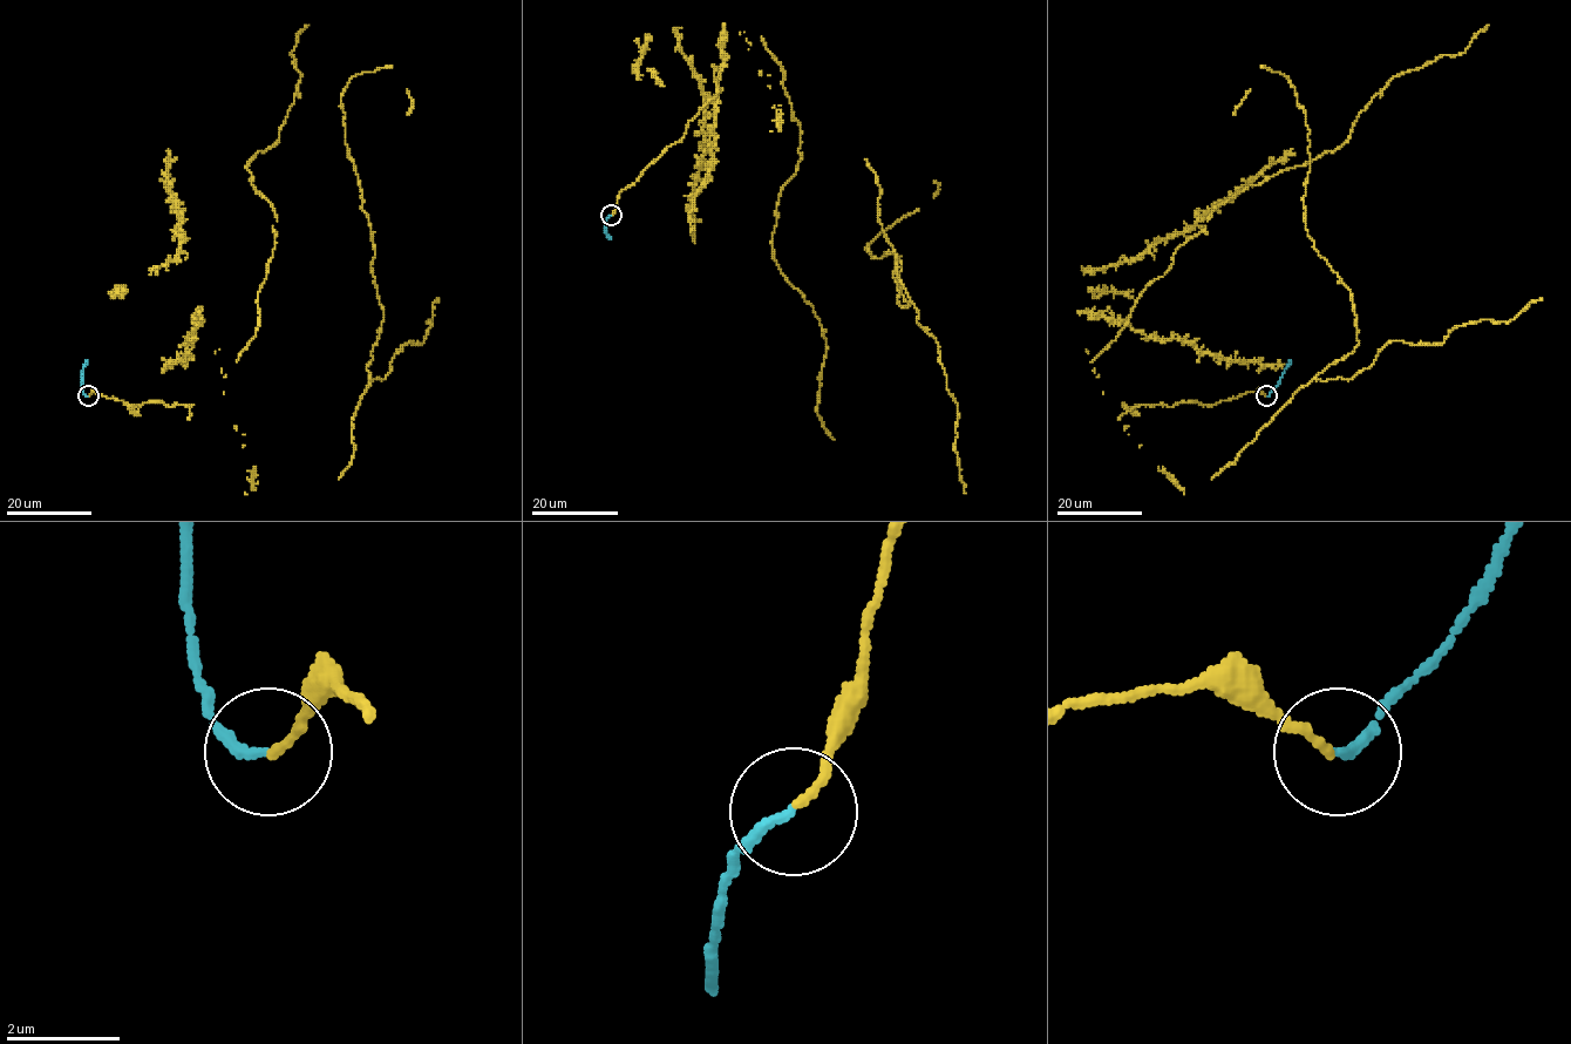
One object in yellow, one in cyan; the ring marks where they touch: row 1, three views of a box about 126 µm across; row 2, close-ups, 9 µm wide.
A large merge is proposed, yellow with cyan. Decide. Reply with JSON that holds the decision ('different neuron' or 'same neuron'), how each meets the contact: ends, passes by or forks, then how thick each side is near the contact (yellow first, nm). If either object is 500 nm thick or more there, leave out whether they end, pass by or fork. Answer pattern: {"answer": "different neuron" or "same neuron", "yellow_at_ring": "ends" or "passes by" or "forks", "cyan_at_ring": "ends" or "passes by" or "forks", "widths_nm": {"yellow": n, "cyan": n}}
{"answer": "same neuron", "yellow_at_ring": "ends", "cyan_at_ring": "ends", "widths_nm": {"yellow": 140, "cyan": 170}}

